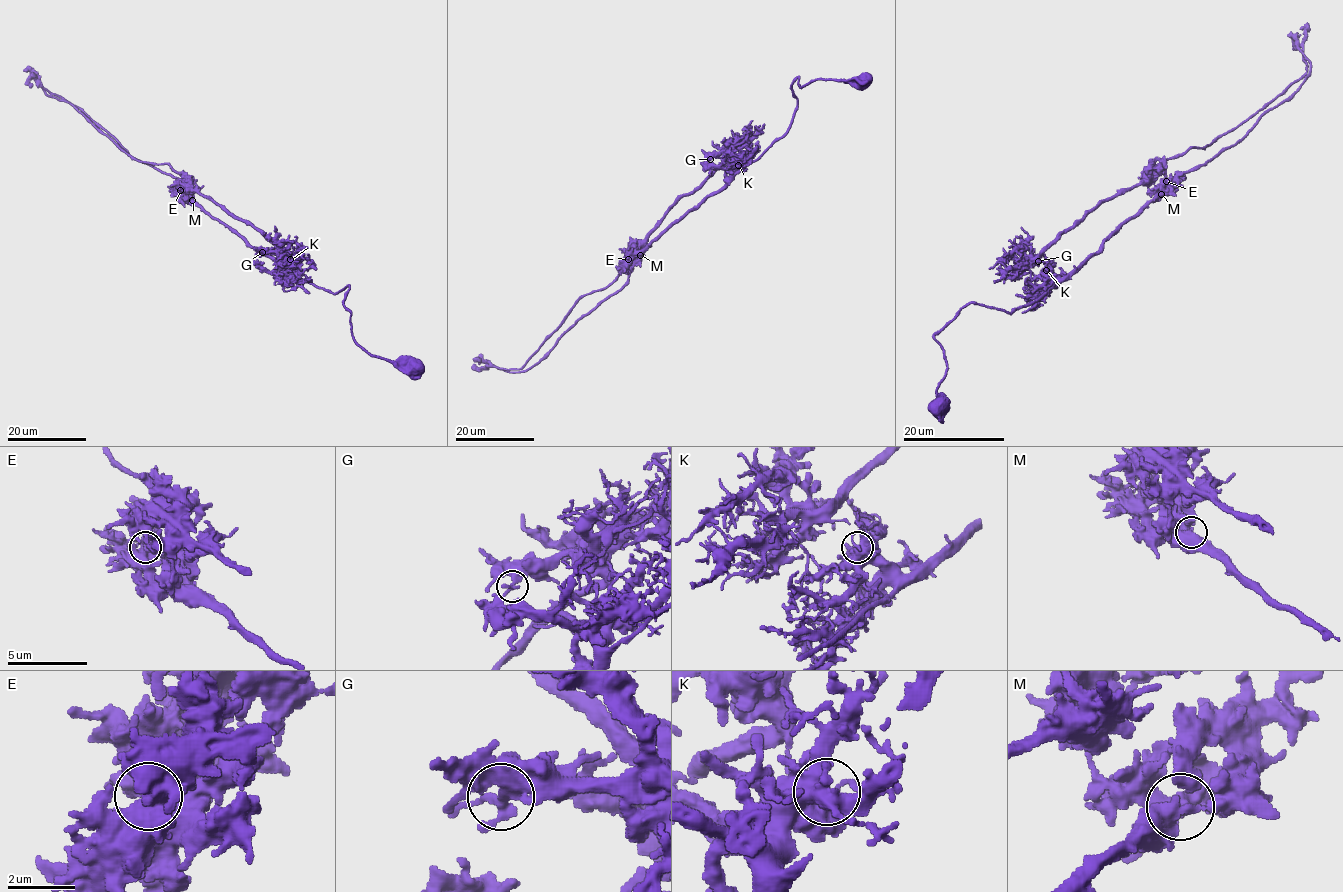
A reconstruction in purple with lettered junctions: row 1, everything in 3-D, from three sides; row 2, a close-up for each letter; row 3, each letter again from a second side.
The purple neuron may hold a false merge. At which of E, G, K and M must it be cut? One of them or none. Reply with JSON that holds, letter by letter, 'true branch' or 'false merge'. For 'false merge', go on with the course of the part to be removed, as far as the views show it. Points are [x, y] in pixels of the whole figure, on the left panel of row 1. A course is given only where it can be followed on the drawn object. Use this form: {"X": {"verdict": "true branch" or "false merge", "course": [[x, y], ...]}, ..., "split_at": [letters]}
{"E": {"verdict": "false merge", "course": [[180, 190], [181, 178], [167, 163], [134, 159], [72, 104], [49, 96], [31, 70], [23, 70]]}, "G": {"verdict": "true branch"}, "K": {"verdict": "true branch"}, "M": {"verdict": "true branch"}, "split_at": ["E"]}

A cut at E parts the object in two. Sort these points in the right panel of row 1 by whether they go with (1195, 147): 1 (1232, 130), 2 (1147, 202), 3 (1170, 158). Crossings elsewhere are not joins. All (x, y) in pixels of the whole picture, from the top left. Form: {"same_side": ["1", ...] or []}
{"same_side": ["1", "3"]}

